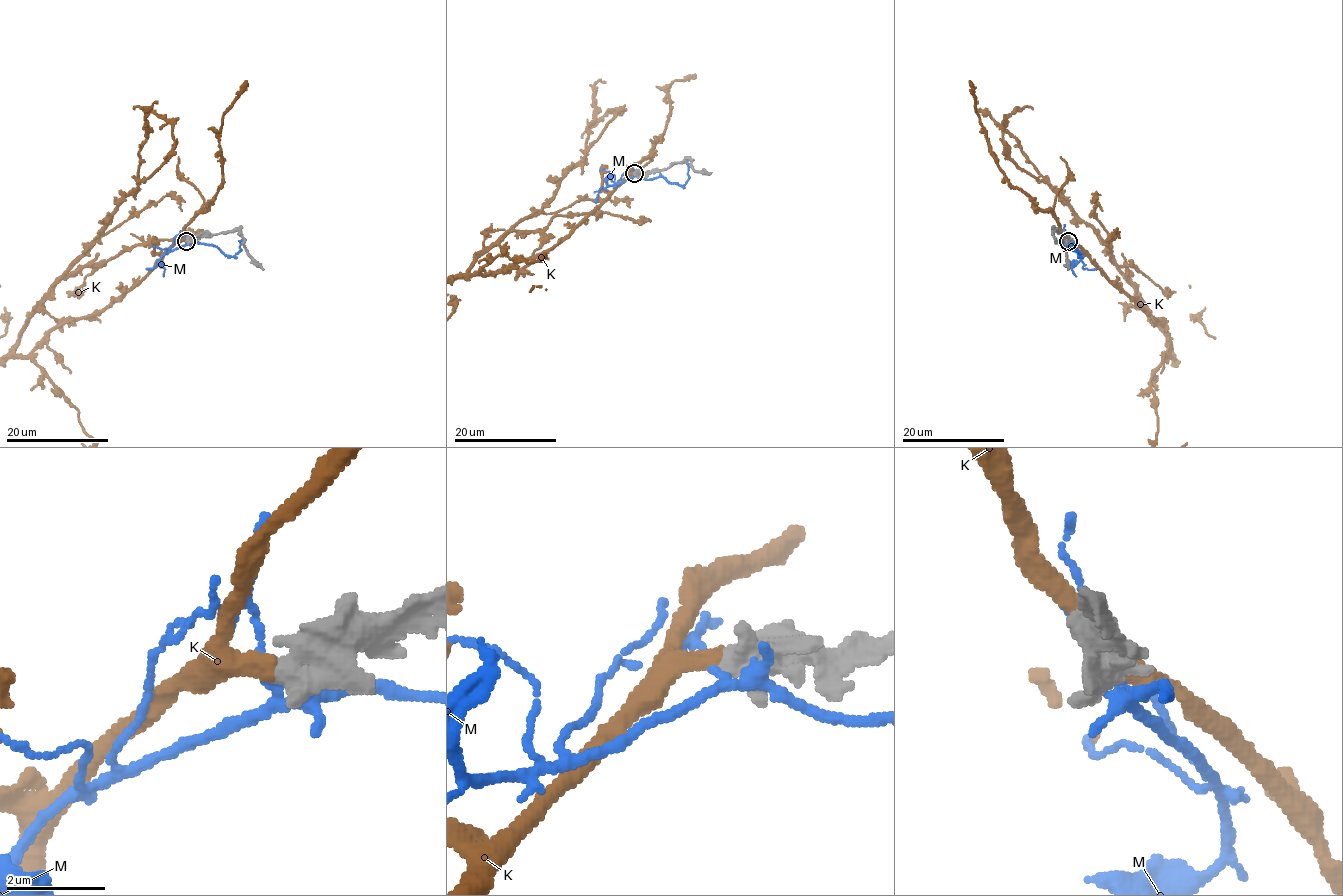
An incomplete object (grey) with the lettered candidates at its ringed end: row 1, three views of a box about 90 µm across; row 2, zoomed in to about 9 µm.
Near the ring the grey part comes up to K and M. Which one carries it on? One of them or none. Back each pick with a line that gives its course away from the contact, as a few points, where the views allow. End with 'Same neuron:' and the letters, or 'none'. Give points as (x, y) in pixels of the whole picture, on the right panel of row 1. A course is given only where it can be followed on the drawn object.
Same neuron: K

